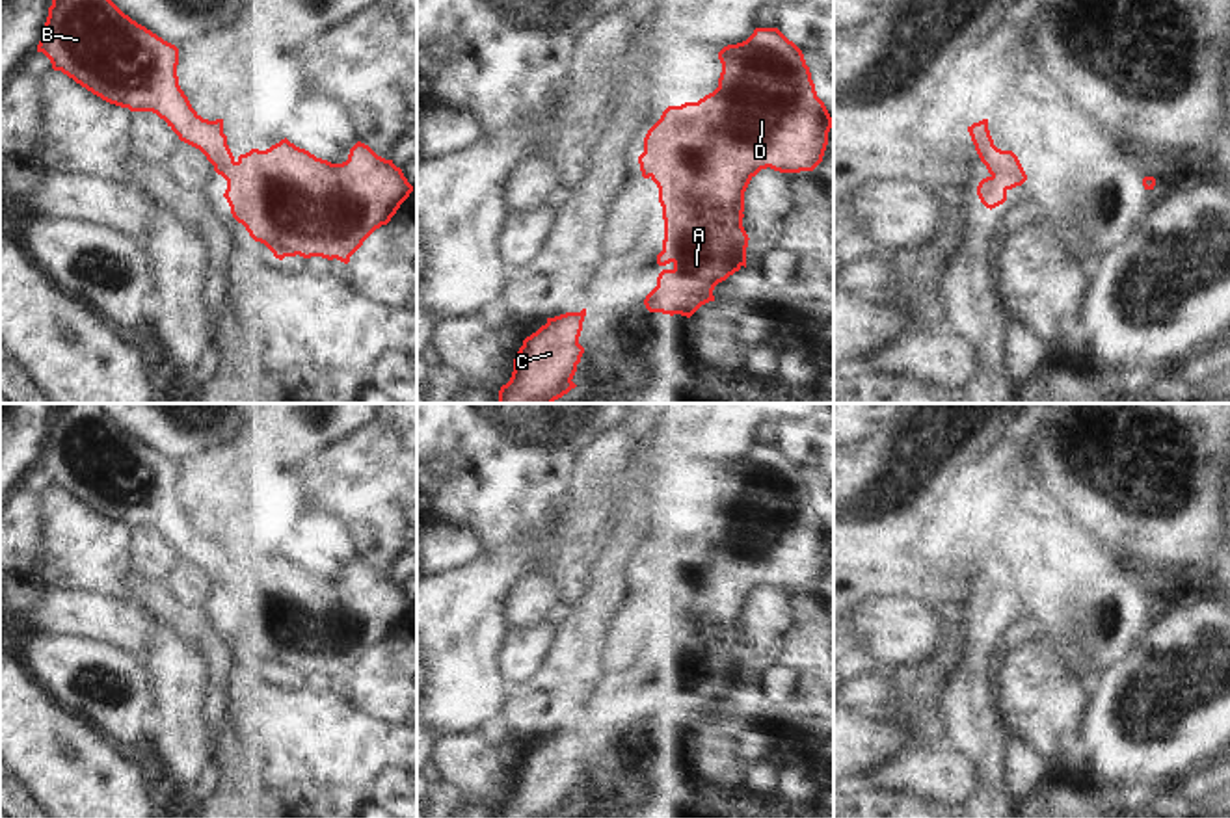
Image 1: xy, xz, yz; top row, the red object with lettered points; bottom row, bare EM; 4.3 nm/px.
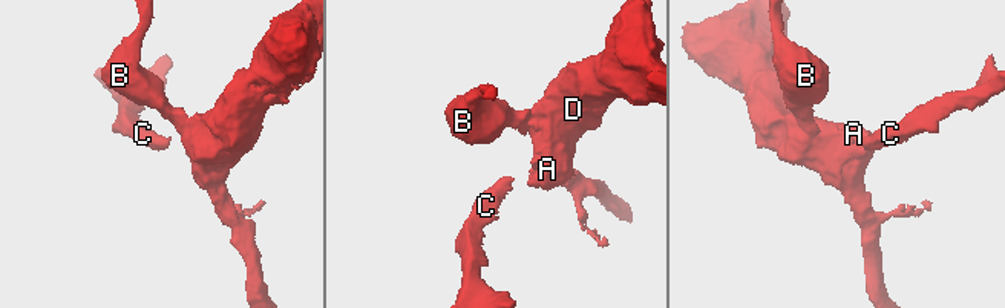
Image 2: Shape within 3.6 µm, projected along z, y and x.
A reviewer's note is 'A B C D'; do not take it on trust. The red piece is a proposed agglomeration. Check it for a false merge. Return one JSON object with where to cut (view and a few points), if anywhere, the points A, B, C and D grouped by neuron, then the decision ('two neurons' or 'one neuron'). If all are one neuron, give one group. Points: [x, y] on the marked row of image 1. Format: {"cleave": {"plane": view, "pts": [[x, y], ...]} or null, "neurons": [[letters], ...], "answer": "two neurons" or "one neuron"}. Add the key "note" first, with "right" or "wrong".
{"note": "right", "cleave": null, "neurons": [["A", "B", "C", "D"]], "answer": "one neuron"}

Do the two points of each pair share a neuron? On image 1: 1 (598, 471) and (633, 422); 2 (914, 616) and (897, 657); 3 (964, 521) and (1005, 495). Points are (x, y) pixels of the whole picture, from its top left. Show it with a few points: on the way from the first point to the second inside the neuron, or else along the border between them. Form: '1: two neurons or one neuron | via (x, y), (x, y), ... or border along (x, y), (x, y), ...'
1: two neurons | border along (620, 424), (631, 435)
2: one neuron | via (909, 625), (903, 647)
3: one neuron | via (974, 512), (996, 499)

